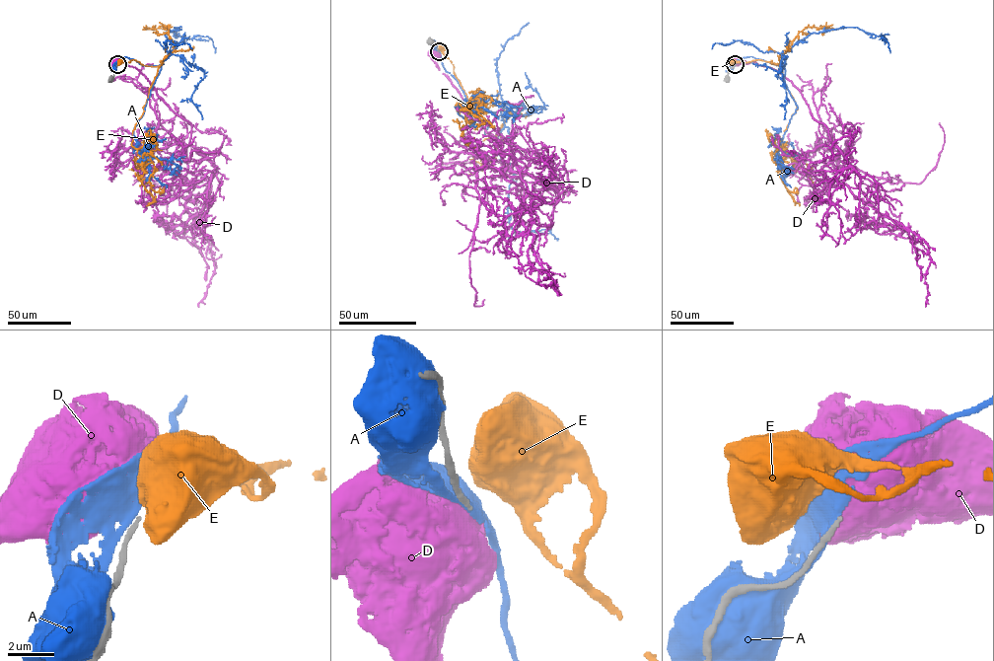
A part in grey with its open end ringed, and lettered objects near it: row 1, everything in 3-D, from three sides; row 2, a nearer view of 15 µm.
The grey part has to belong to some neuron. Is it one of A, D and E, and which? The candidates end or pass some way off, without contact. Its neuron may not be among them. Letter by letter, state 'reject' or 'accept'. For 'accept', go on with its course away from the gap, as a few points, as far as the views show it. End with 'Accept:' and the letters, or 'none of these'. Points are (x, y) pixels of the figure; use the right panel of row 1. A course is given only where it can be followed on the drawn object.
A: reject
D: reject
E: reject
Accept: none of these

